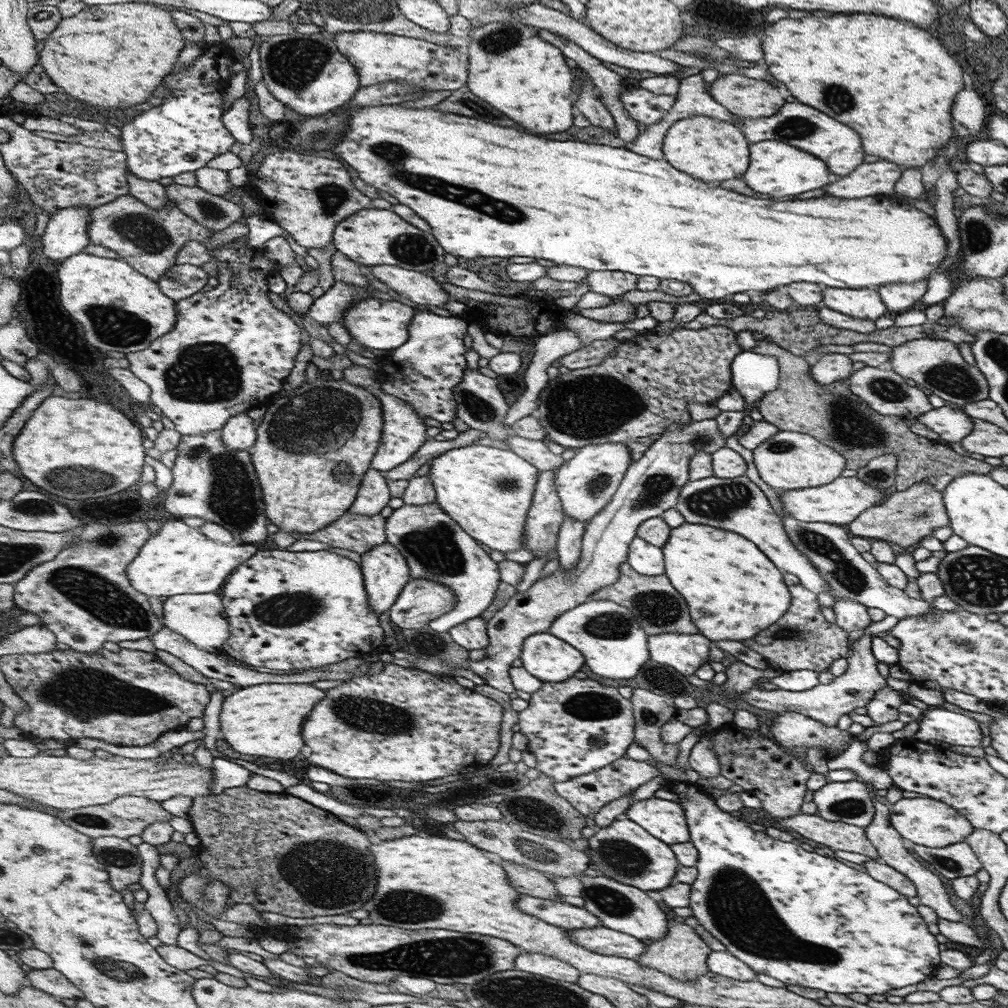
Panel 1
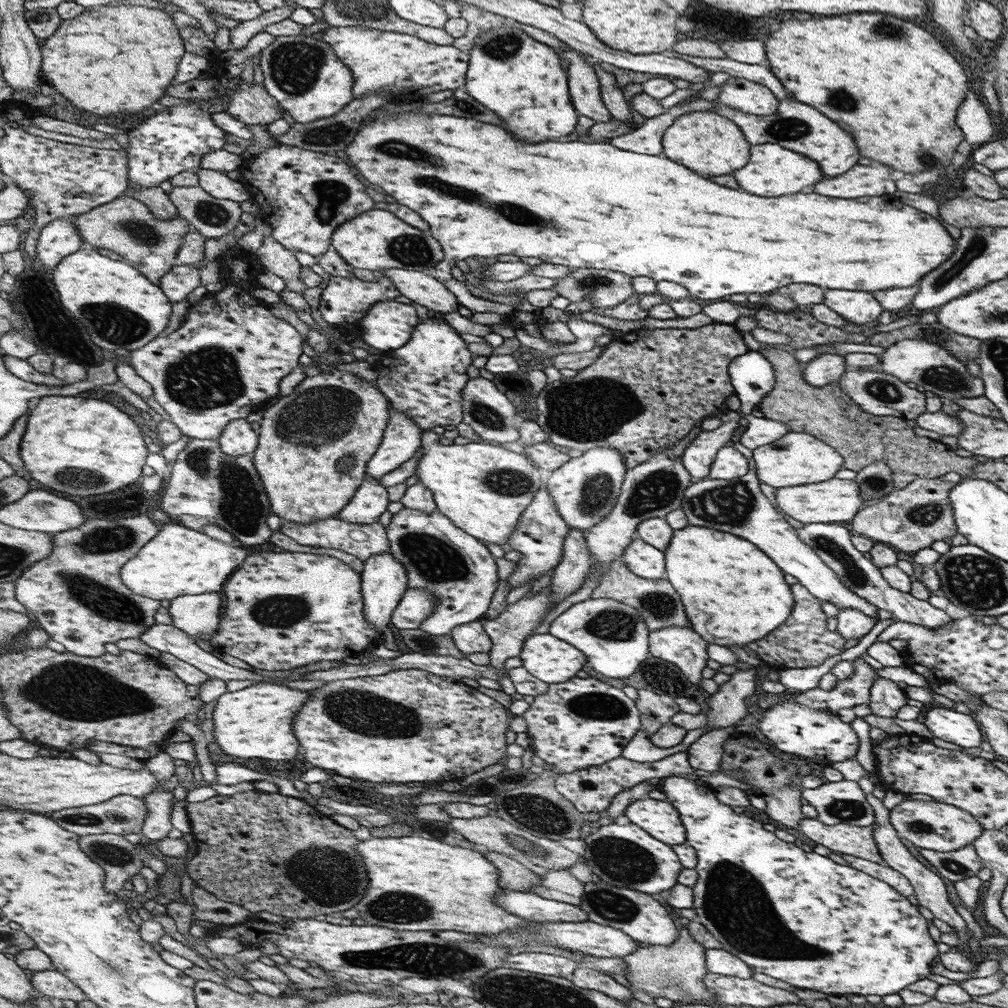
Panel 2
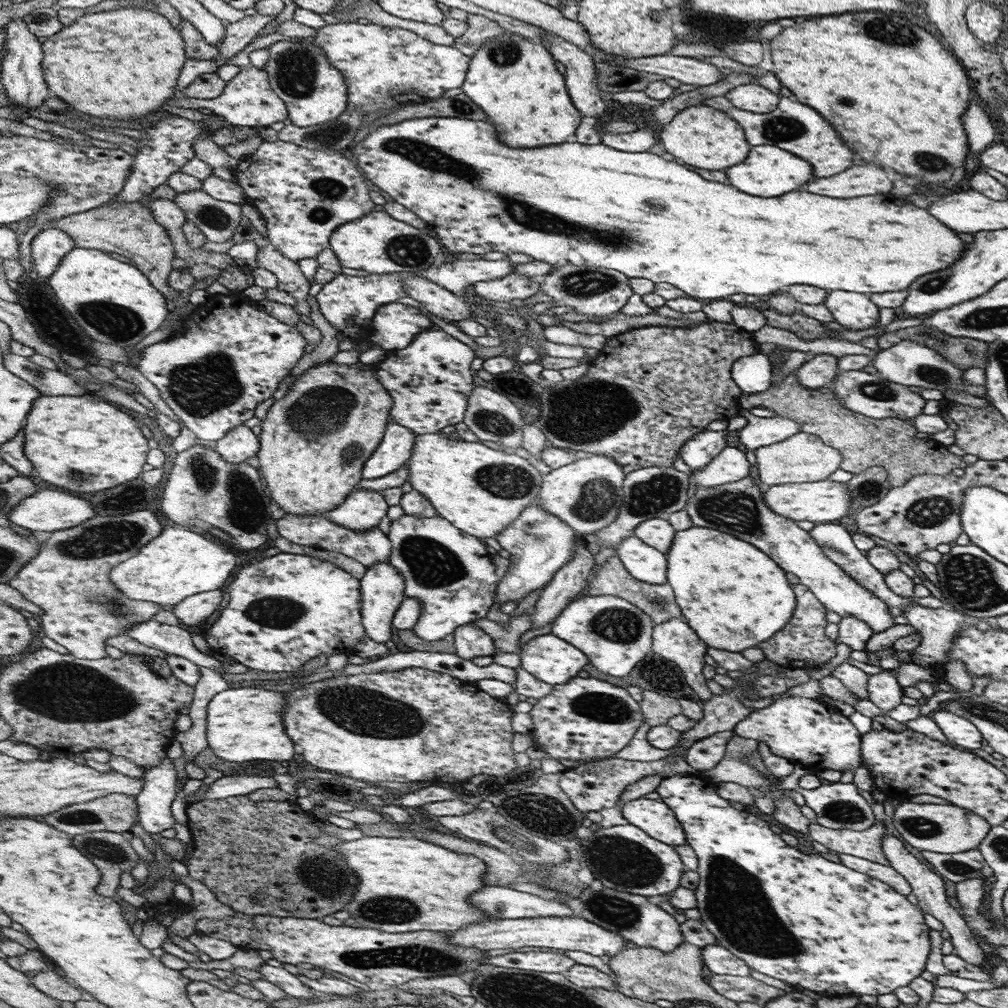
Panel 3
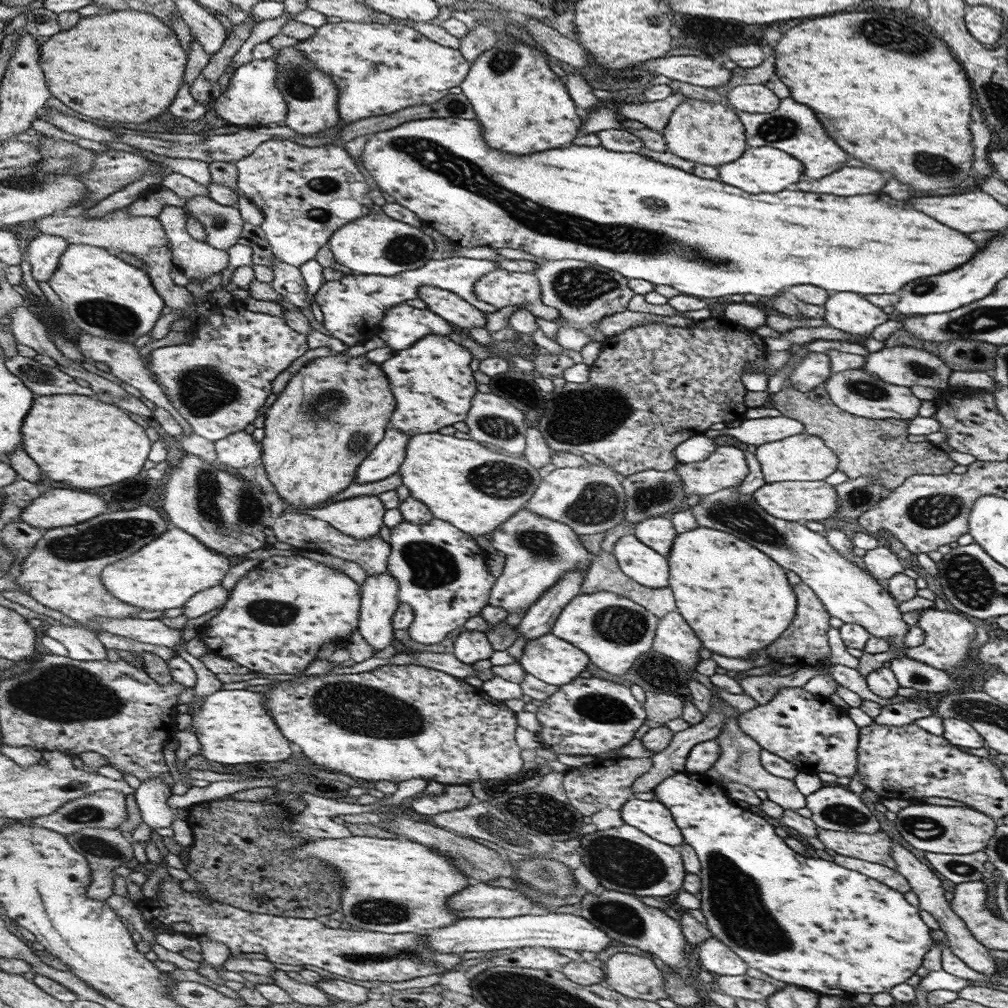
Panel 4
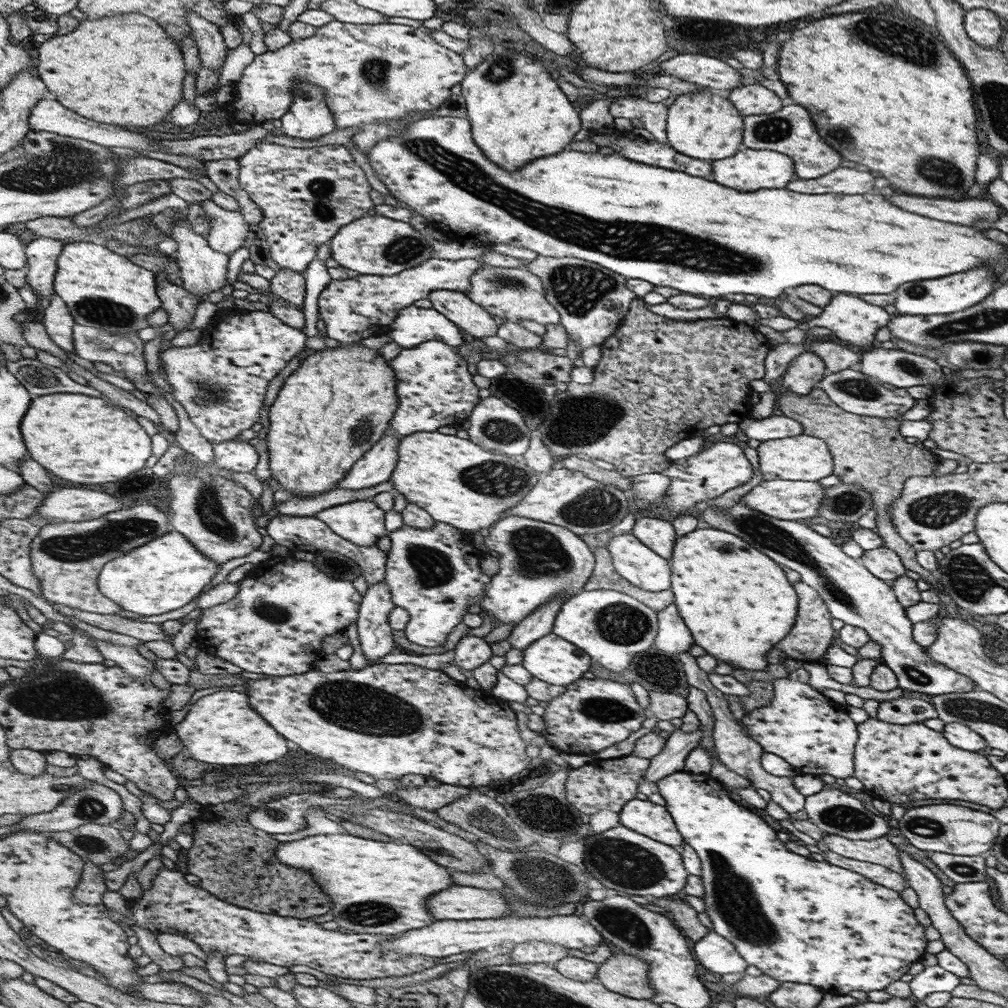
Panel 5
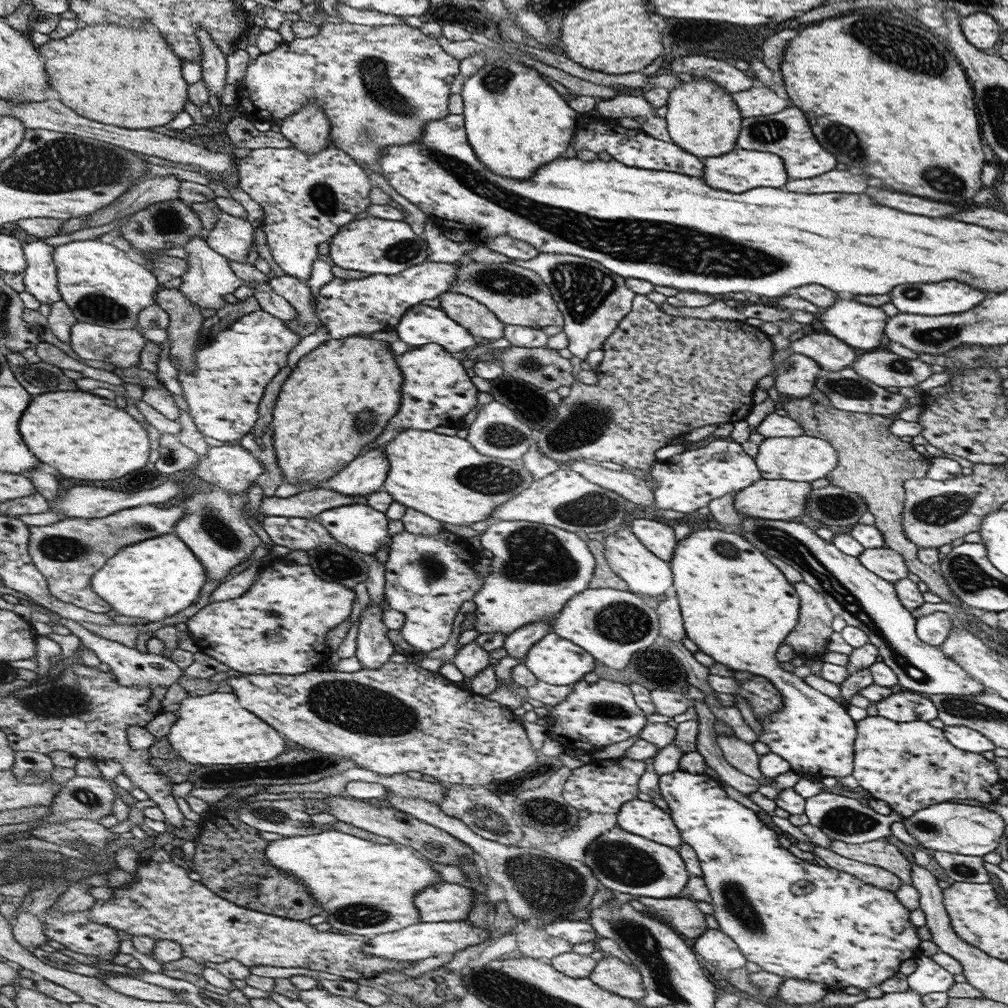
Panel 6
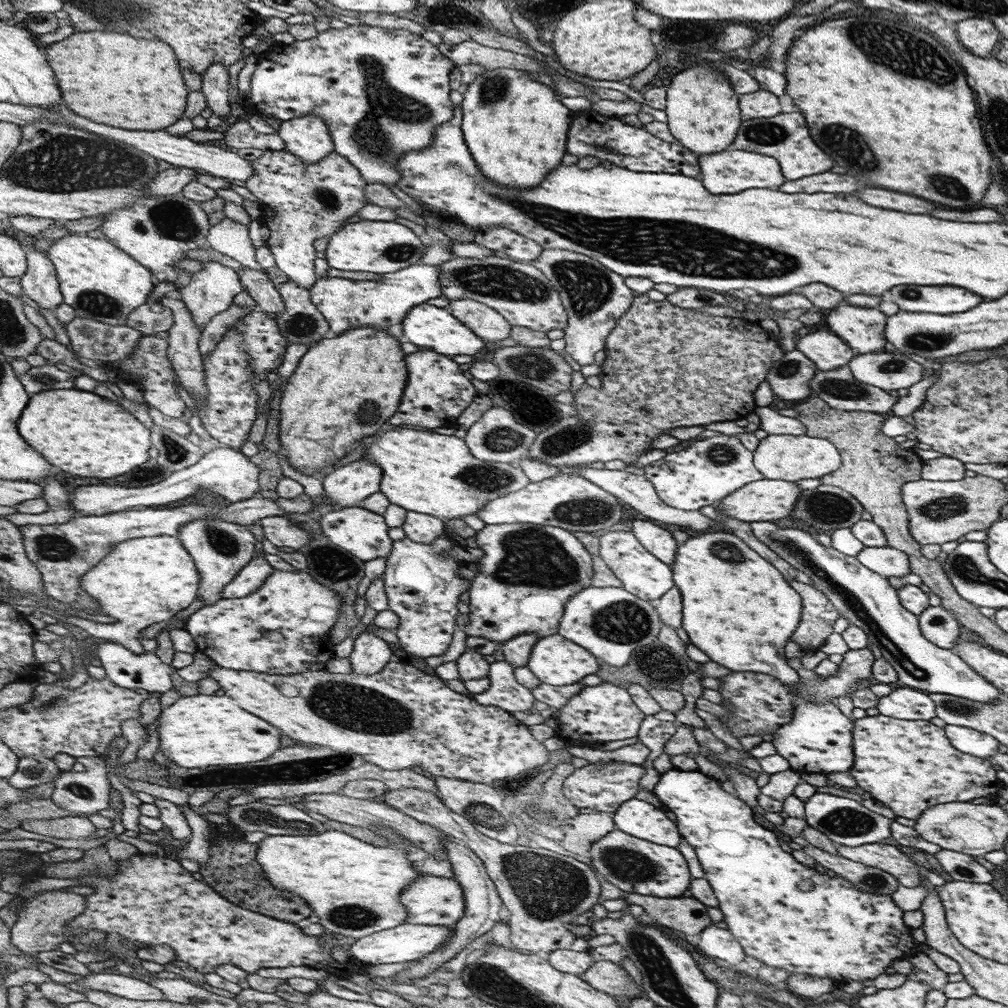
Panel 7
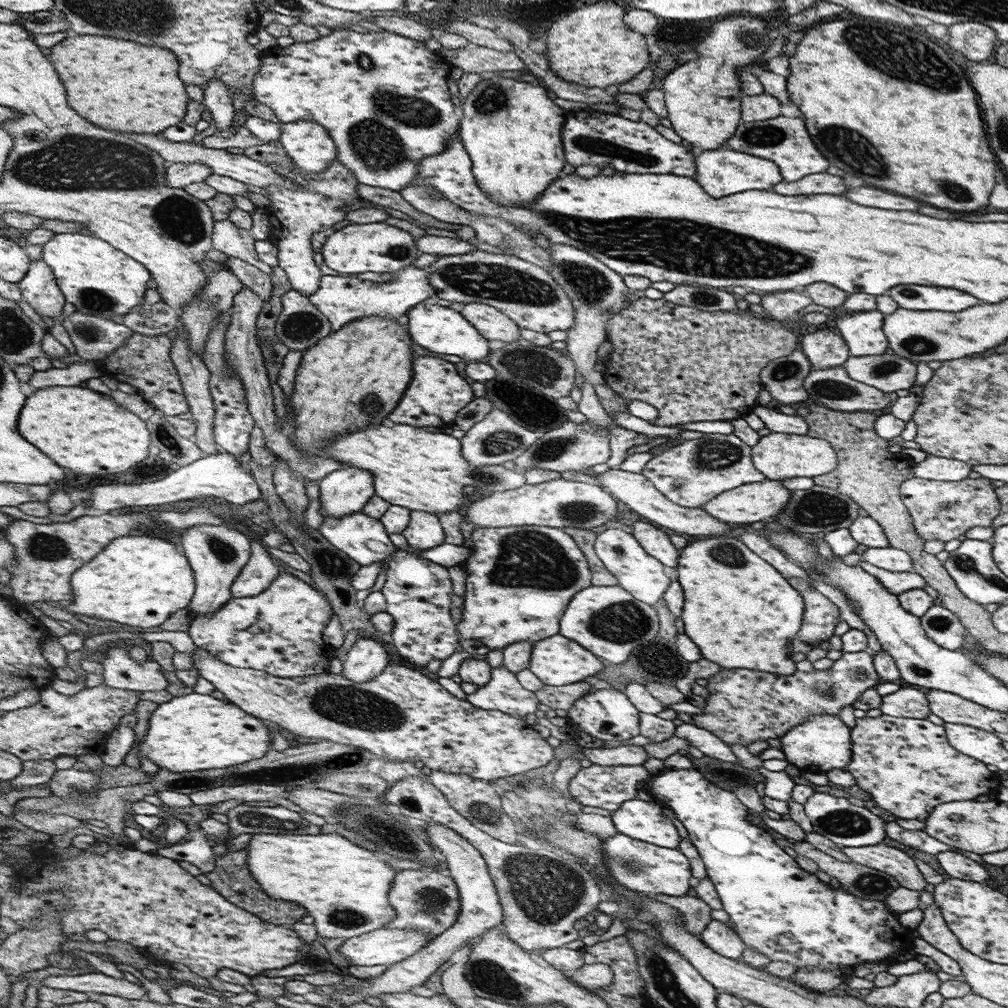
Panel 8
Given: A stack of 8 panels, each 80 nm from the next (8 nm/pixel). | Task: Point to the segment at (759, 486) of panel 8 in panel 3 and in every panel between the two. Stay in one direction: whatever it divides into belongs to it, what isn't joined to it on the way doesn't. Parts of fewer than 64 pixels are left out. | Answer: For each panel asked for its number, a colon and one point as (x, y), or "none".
3: (826, 501)
4: (800, 501)
5: (795, 500)
6: (783, 500)
7: (765, 500)

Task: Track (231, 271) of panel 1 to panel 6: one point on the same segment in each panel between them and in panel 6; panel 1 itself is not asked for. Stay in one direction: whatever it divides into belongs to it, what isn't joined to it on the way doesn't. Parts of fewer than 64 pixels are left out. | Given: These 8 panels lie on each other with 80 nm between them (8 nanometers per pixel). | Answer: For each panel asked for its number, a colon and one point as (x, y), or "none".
2: (226, 358)
3: (225, 360)
4: (218, 381)
5: (221, 382)
6: (223, 397)

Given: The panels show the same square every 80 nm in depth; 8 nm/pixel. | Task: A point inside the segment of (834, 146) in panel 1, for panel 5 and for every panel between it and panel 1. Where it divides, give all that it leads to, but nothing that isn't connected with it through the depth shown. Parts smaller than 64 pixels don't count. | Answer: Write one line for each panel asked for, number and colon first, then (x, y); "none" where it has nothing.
2: (795, 126)
3: (798, 128)
4: (792, 127)
5: (790, 129)

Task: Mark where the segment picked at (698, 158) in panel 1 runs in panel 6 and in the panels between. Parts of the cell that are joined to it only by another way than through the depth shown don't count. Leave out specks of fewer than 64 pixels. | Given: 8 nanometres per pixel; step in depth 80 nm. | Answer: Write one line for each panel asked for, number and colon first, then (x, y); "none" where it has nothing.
2: (709, 144)
3: (700, 136)
4: (706, 132)
5: (706, 125)
6: (703, 118)

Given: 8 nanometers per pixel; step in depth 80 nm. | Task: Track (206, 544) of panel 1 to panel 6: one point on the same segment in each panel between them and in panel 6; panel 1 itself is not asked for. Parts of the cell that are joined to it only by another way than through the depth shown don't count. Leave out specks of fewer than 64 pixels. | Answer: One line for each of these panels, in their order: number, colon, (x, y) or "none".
2: (181, 561)
3: (182, 563)
4: (171, 570)
5: (156, 578)
6: (155, 579)

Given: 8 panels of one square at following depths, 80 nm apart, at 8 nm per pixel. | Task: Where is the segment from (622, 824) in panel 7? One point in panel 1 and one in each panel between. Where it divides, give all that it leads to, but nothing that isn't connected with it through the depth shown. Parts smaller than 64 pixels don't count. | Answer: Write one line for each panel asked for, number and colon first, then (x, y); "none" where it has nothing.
1: (666, 819)
2: (660, 818)
3: (655, 817)
4: (654, 818)
5: (644, 816)
6: (640, 816)

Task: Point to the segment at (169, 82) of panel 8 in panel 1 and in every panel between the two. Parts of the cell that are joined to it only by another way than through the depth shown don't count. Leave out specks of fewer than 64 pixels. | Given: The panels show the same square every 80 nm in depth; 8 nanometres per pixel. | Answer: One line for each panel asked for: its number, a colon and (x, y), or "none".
1: (110, 56)
2: (111, 59)
3: (121, 63)
4: (124, 67)
5: (125, 69)
6: (127, 76)
7: (136, 84)

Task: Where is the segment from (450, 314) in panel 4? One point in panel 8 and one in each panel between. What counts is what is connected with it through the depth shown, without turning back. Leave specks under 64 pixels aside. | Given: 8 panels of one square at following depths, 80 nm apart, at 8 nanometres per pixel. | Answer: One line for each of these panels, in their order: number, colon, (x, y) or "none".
5: (474, 319)
6: (480, 321)
7: (487, 322)
8: (494, 325)

